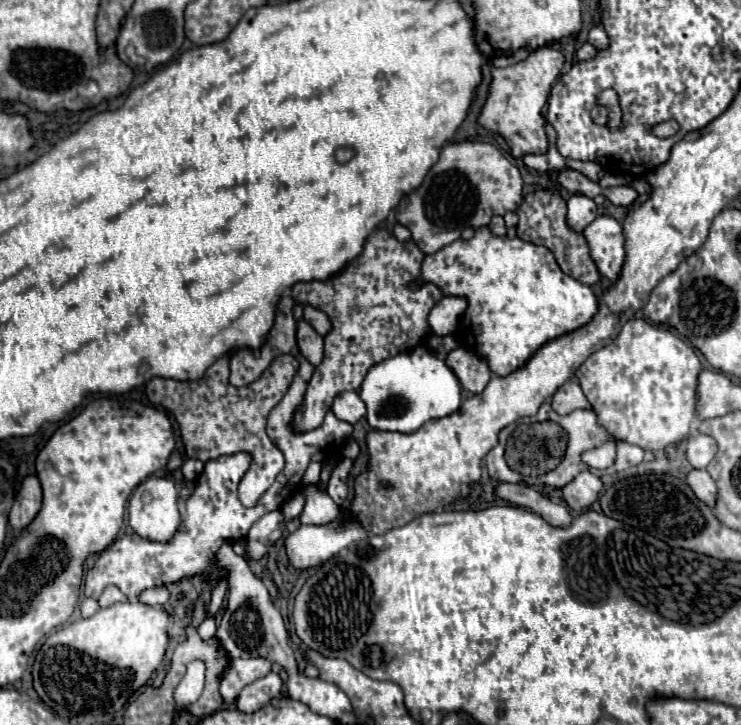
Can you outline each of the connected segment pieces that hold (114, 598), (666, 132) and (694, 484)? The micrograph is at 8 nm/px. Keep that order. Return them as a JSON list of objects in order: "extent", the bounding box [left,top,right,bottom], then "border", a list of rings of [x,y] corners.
[{"extent":[102,587,126,607],"border":[[[108,587],[106,591],[104,591],[104,595],[102,595],[102,607],[104,605],[112,605],[112,603],[118,603],[118,601],[124,601],[126,597],[120,593],[120,589],[116,589],[116,587]]]},{"extent":[652,121,678,137],"border":[[[664,121],[664,123],[658,123],[658,125],[652,127],[652,133],[656,137],[672,137],[676,131],[678,131],[678,123],[676,121]]]},{"extent":[686,469,718,507],"border":[[[694,469],[688,473],[686,483],[692,487],[692,491],[696,493],[696,497],[704,503],[708,503],[708,507],[716,507],[716,499],[718,499],[718,487],[714,483],[714,479],[708,475],[708,471],[704,469]]]}]

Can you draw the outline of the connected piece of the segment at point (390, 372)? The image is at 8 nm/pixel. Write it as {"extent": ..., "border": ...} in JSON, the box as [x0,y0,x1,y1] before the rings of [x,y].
{"extent":[360,345,462,433],"border":[[[420,345],[376,363],[362,381],[360,397],[366,403],[366,419],[372,429],[414,433],[430,419],[456,413],[462,405],[462,387],[446,361]]]}

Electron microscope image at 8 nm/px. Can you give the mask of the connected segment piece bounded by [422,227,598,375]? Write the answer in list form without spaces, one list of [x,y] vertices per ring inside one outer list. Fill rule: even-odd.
[[[488,227],[476,229],[474,237],[468,241],[458,239],[442,247],[438,253],[426,255],[422,263],[422,281],[438,285],[444,295],[462,295],[468,299],[468,309],[460,319],[456,337],[462,339],[468,349],[484,355],[496,375],[510,375],[512,371],[524,367],[542,345],[584,327],[598,313],[598,299],[594,291],[564,275],[550,249],[522,241],[520,237],[496,237]]]

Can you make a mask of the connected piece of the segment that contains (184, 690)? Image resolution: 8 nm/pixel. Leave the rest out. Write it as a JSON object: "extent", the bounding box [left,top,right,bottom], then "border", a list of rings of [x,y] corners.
{"extent":[174,661,204,705],"border":[[[192,661],[188,665],[188,671],[184,675],[184,679],[180,681],[180,685],[176,687],[174,699],[178,705],[188,705],[192,701],[196,701],[202,695],[204,689],[204,663],[202,661]]]}

